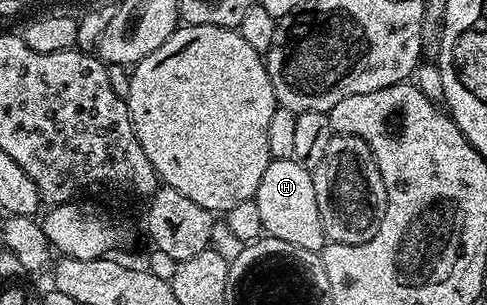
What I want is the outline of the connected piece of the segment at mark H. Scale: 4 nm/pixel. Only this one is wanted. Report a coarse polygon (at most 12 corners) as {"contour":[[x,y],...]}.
{"contour":[[271,160],[252,198],[265,236],[321,254],[314,175]]}

